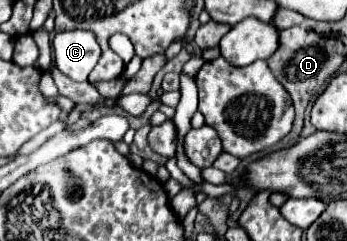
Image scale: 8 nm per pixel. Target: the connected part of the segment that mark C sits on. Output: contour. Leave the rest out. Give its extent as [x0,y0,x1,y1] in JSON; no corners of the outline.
[53,31,99,81]

